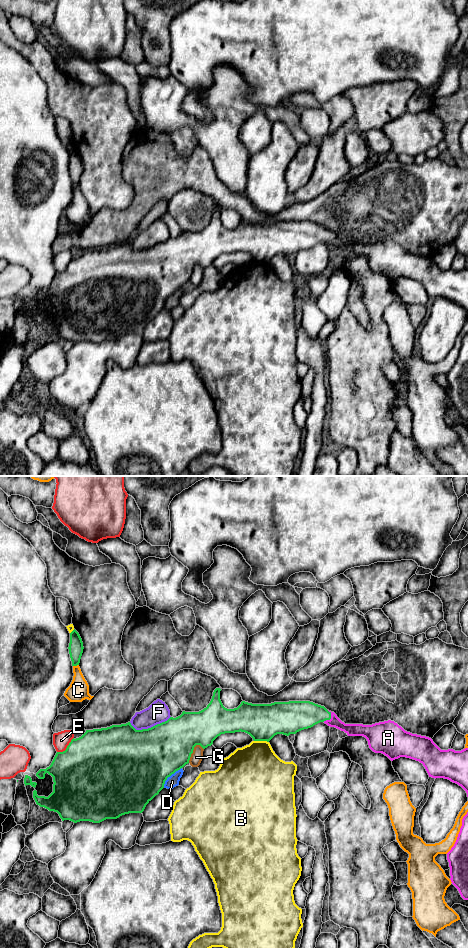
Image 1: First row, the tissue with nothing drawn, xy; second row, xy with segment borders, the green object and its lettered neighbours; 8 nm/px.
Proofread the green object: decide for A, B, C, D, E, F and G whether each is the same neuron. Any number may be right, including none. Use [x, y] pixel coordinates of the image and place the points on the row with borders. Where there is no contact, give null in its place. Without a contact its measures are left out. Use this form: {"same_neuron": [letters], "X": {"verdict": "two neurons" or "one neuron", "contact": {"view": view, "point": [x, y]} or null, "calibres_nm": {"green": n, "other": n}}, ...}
{"same_neuron": ["A"], "A": {"verdict": "one neuron", "contact": {"view": "xy", "point": [330, 718]}, "calibres_nm": {"green": 240, "other": 100}}, "B": {"verdict": "two neurons", "contact": {"view": "xy", "point": [261, 740]}, "calibres_nm": {"green": 300, "other": 420}}, "C": {"verdict": "two neurons", "contact": {"view": "xy", "point": [75, 665]}, "calibres_nm": {"green": 110, "other": 160}}, "D": {"verdict": "two neurons", "contact": {"view": "xy", "point": [169, 776]}, "calibres_nm": {"green": 480, "other": 90}}, "E": {"verdict": "two neurons", "contact": {"view": "xy", "point": [67, 747]}, "calibres_nm": {"green": 500, "other": 140}}, "F": {"verdict": "two neurons", "contact": {"view": "xy", "point": [149, 728]}, "calibres_nm": {"green": 460, "other": 170}}, "G": {"verdict": "two neurons", "contact": {"view": "xy", "point": [192, 752]}, "calibres_nm": {"green": 400, "other": 100}}}

